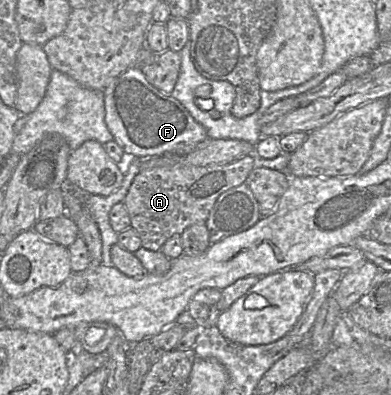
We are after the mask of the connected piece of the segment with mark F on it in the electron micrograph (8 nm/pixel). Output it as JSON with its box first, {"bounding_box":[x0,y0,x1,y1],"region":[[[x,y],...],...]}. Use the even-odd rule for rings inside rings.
{"bounding_box":[103,66,208,159],"region":[[[139,66],[113,78],[103,89],[105,123],[123,151],[138,159],[164,154],[186,155],[208,139],[206,129],[171,95],[148,82]]]}

